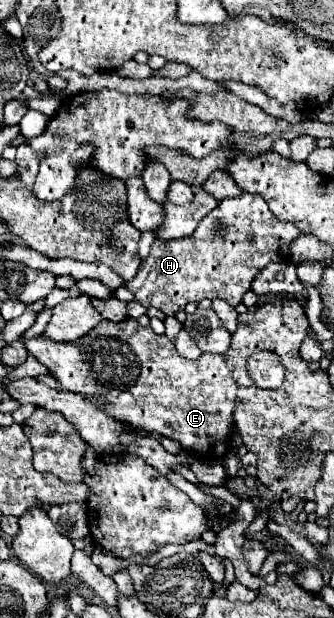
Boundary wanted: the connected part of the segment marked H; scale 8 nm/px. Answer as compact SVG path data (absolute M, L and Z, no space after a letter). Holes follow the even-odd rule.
M259 194L227 198L199 222L191 236L181 240L155 238L149 258L141 262L139 274L127 282L127 288L135 294L135 302L145 308L153 306L167 316L175 316L185 304L203 298L221 298L237 306L263 266L291 260L289 246L299 236L301 232L293 224L275 218ZM249 234L253 234L253 240L249 240Z

